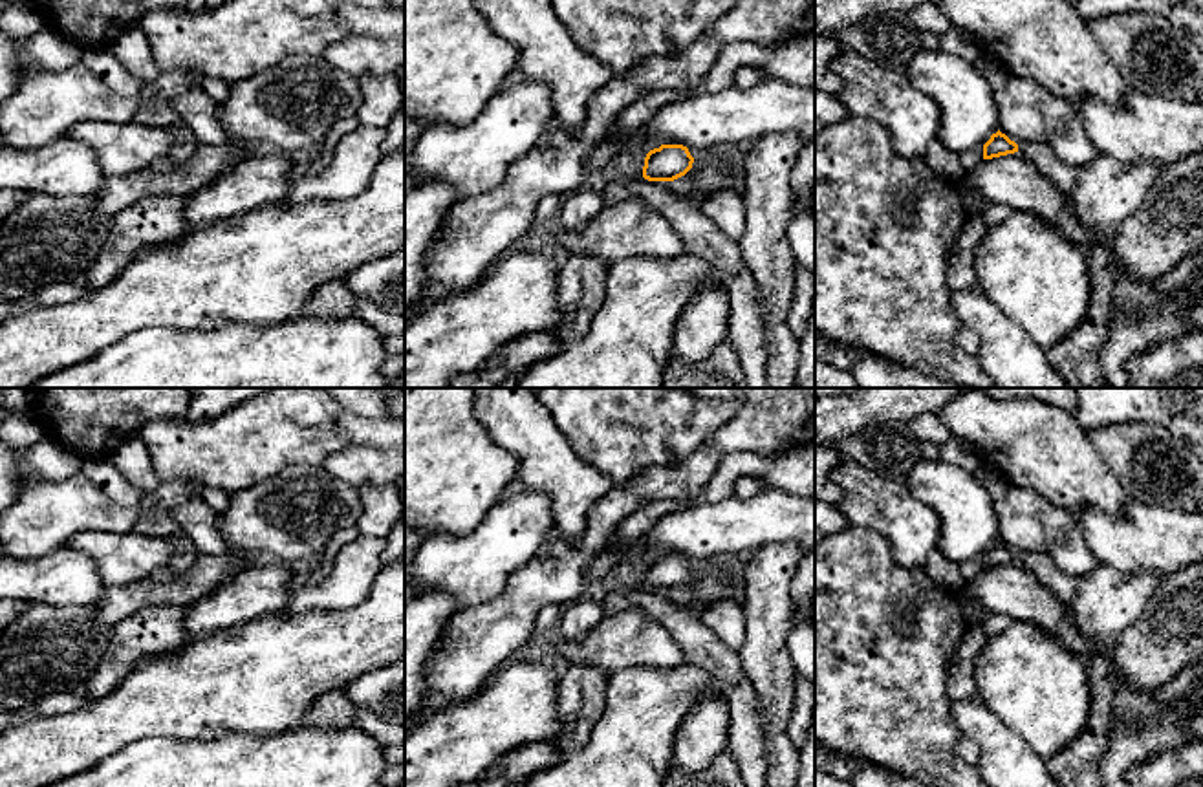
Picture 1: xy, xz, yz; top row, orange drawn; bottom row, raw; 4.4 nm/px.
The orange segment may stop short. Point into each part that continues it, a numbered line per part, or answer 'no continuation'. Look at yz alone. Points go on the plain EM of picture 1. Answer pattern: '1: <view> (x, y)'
no continuation

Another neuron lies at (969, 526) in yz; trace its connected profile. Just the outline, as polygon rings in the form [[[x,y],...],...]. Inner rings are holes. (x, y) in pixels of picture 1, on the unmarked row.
[[[921,459],[905,481],[941,518],[937,551],[963,564],[983,556],[1000,540],[994,500],[974,474],[945,459]]]

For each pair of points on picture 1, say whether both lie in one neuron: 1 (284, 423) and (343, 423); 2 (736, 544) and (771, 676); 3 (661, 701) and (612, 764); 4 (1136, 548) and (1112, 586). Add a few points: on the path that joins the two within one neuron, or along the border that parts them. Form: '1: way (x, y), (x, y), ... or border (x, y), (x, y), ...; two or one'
1: way (299, 425), (328, 425); one
2: border (780, 542), (760, 546), (738, 559); two
3: way (647, 716), (638, 725), (627, 749); one
4: border (1099, 562), (1123, 571), (1154, 571), (1159, 577); two

